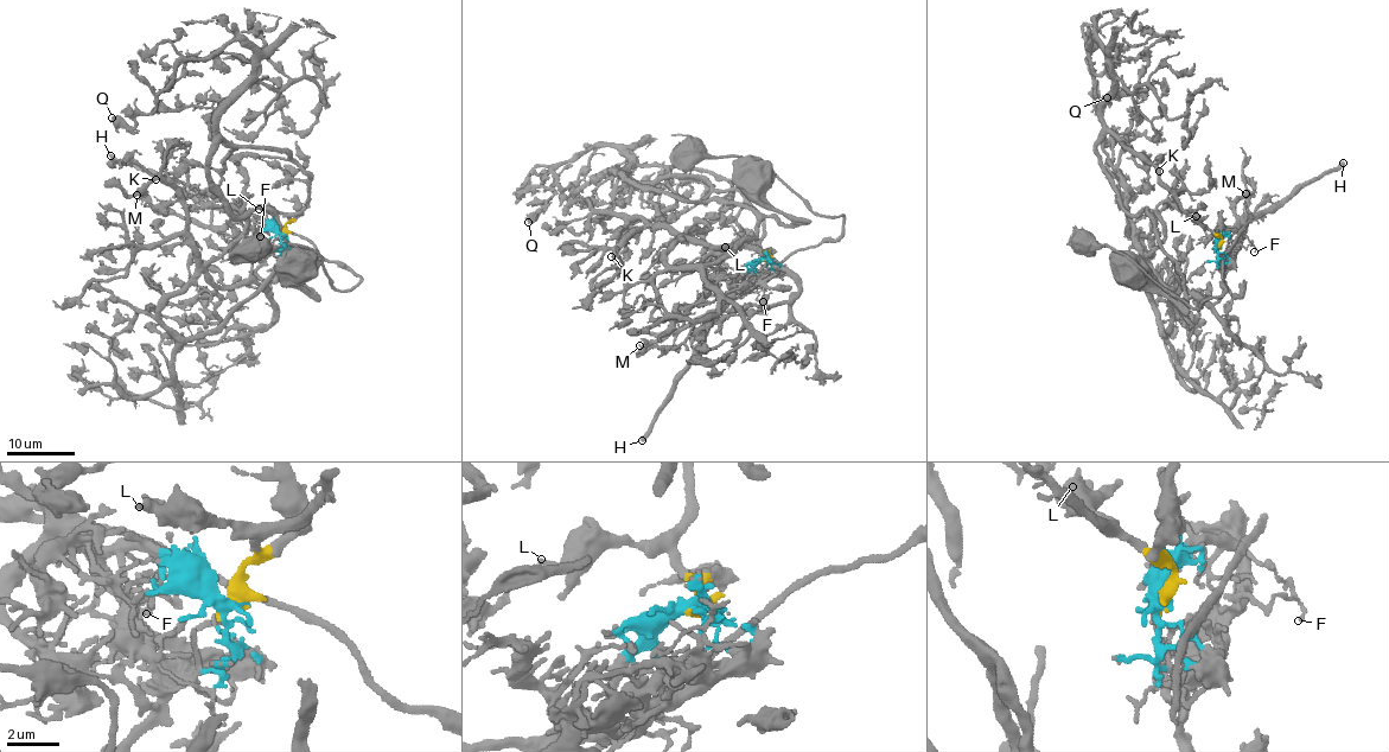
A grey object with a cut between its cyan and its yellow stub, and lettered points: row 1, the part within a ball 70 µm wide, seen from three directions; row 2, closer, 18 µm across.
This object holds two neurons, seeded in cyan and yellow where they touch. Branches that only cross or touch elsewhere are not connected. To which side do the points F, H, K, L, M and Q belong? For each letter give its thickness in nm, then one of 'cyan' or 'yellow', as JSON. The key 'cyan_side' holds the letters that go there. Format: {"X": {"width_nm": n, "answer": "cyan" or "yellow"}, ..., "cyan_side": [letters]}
{"F": {"width_nm": 130, "answer": "cyan"}, "H": {"width_nm": 400, "answer": "cyan"}, "K": {"width_nm": 140, "answer": "yellow"}, "L": {"width_nm": 320, "answer": "yellow"}, "M": {"width_nm": 360, "answer": "cyan"}, "Q": {"width_nm": 420, "answer": "yellow"}, "cyan_side": ["F", "H", "M"]}

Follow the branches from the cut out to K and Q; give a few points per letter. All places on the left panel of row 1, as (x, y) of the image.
K: (281, 234), (305, 208), (311, 182), (285, 152), (237, 146), (224, 167), (183, 165), (155, 180)
Q: (281, 234), (310, 199), (306, 174), (217, 127), (250, 76), (250, 48), (189, 58), (134, 125), (112, 116)

